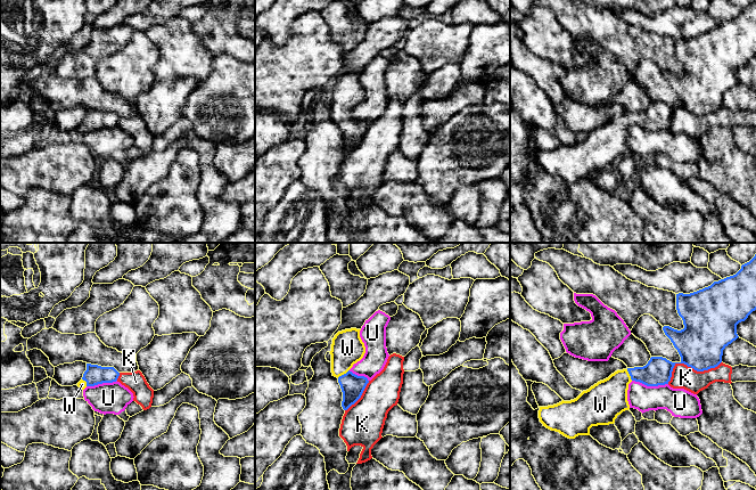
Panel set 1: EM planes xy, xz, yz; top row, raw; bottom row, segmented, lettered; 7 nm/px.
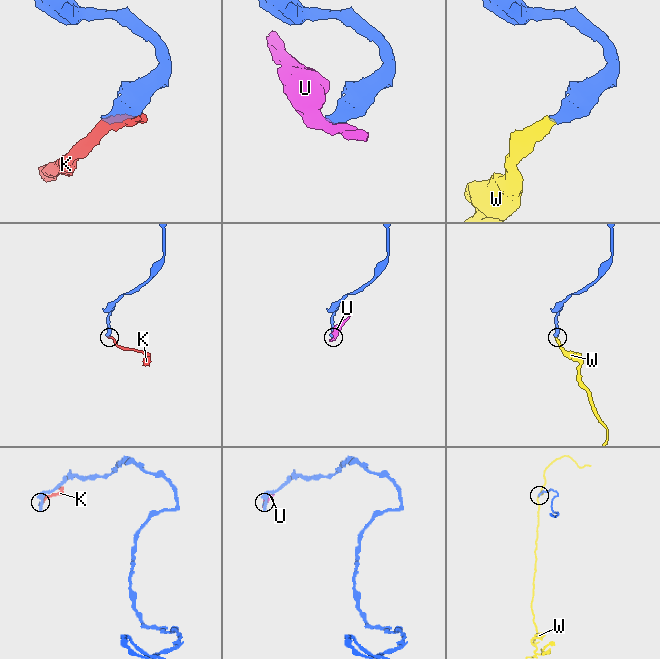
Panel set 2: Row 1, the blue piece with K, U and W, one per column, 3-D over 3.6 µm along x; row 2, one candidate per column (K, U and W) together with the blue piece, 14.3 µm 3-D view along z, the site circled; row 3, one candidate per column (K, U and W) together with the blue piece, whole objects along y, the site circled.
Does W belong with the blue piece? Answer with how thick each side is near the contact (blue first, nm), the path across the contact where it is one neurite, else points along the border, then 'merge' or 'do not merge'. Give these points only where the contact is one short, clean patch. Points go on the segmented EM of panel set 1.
calibres 160 and 220 nm; way xz (352, 385), (344, 374), (344, 353), (347, 348); merge

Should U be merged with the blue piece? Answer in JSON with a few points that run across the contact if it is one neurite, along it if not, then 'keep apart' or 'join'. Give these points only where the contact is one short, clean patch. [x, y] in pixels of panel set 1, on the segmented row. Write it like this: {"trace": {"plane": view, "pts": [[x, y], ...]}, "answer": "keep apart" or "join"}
{"trace": {"plane": "yz", "pts": [[632, 380], [647, 385], [667, 384]]}, "answer": "keep apart"}

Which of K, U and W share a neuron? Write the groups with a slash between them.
K / U / W

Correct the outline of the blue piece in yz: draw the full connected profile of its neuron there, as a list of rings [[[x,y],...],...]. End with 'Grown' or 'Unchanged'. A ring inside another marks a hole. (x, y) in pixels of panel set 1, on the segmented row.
[[[756,254],[733,276],[714,281],[710,286],[690,294],[676,294],[676,310],[683,320],[681,330],[664,326],[665,335],[677,350],[681,361],[672,362],[663,357],[651,357],[643,367],[617,370],[608,378],[583,391],[576,399],[561,401],[553,406],[540,407],[539,418],[547,428],[559,432],[568,439],[590,435],[590,428],[598,425],[614,424],[623,411],[630,409],[627,401],[628,384],[632,381],[647,386],[668,384],[676,364],[684,364],[697,371],[708,370],[722,362],[723,350],[736,341],[737,325],[745,321],[756,310]]]. Grown

